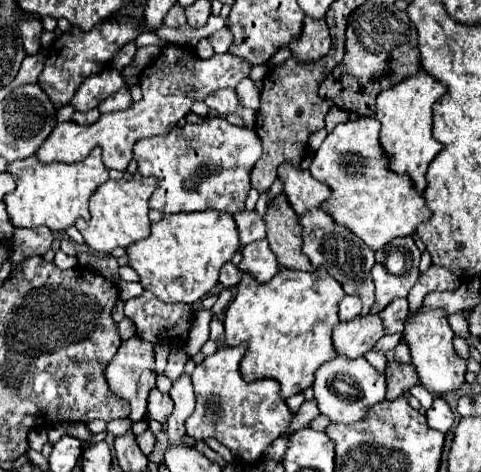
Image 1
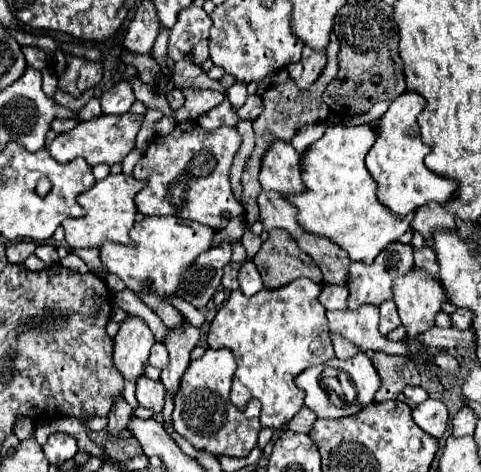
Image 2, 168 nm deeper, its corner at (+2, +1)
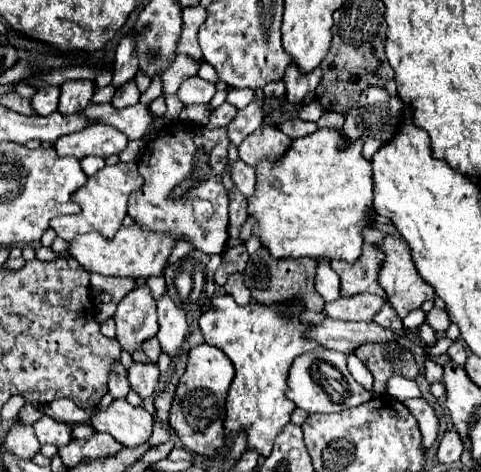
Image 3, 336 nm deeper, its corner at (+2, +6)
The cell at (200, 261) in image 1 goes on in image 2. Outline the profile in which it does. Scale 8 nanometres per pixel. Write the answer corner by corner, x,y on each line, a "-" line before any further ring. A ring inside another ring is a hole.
144,216
130,230
130,238
134,244
124,246
116,242
106,242
100,248
104,266
114,272
128,288
134,292
150,292
158,300
168,300
176,296
176,286
188,270
196,262
196,258
212,248
216,232
210,226
200,226
200,222
180,220
176,216

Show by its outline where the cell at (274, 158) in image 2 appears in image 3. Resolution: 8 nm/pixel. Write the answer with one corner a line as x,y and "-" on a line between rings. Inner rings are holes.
262,125
238,145
238,157
254,167
264,157
280,159
290,147
290,143
292,139
284,135
280,129
272,125

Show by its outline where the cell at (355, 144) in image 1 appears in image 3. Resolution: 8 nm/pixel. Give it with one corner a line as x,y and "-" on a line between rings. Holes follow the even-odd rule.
318,129
312,135
294,139
284,157
278,161
260,161
256,165
256,193
248,197
248,217
256,219
252,235
256,235
276,259
344,259
356,261
362,253
360,231
368,223
368,211
372,205
372,169
370,161
362,157
362,143
356,141
348,149
340,149
342,135
332,129

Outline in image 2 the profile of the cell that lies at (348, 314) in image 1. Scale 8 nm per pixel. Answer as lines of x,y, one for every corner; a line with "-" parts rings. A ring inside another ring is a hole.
324,286
320,302
326,310
346,310
348,308
348,288
346,286

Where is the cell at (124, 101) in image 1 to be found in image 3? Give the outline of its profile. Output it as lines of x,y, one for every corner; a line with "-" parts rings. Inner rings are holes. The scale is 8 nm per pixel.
128,81
126,85
122,85
122,87
114,93
114,97
112,97
112,105
114,105
116,109
132,107
132,105
138,103
138,97
140,97
140,91
138,91
136,83
134,83
134,81

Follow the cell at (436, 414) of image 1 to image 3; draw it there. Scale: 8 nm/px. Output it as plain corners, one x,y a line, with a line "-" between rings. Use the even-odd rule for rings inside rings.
422,397
404,401
404,407
408,407
408,411
418,421
418,427
422,433
422,445
424,445
424,451
428,451
438,437
438,417
436,417
434,409

